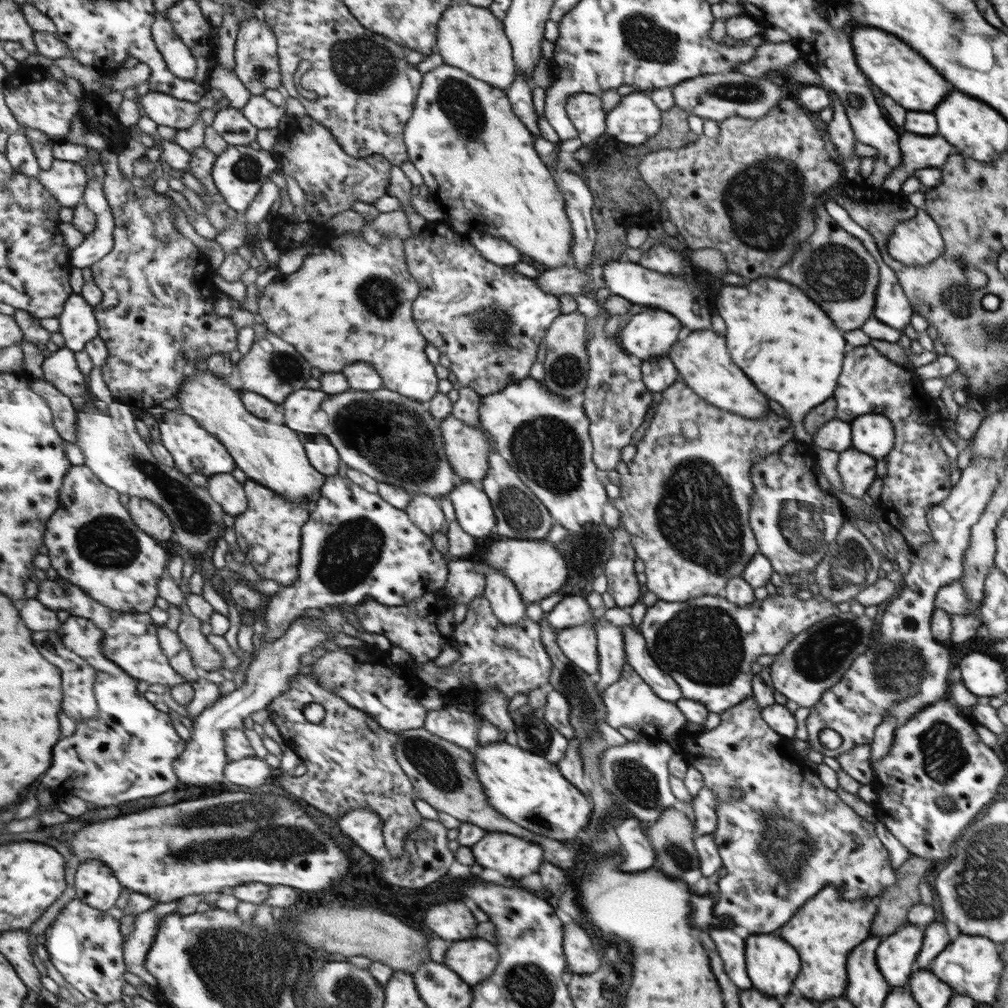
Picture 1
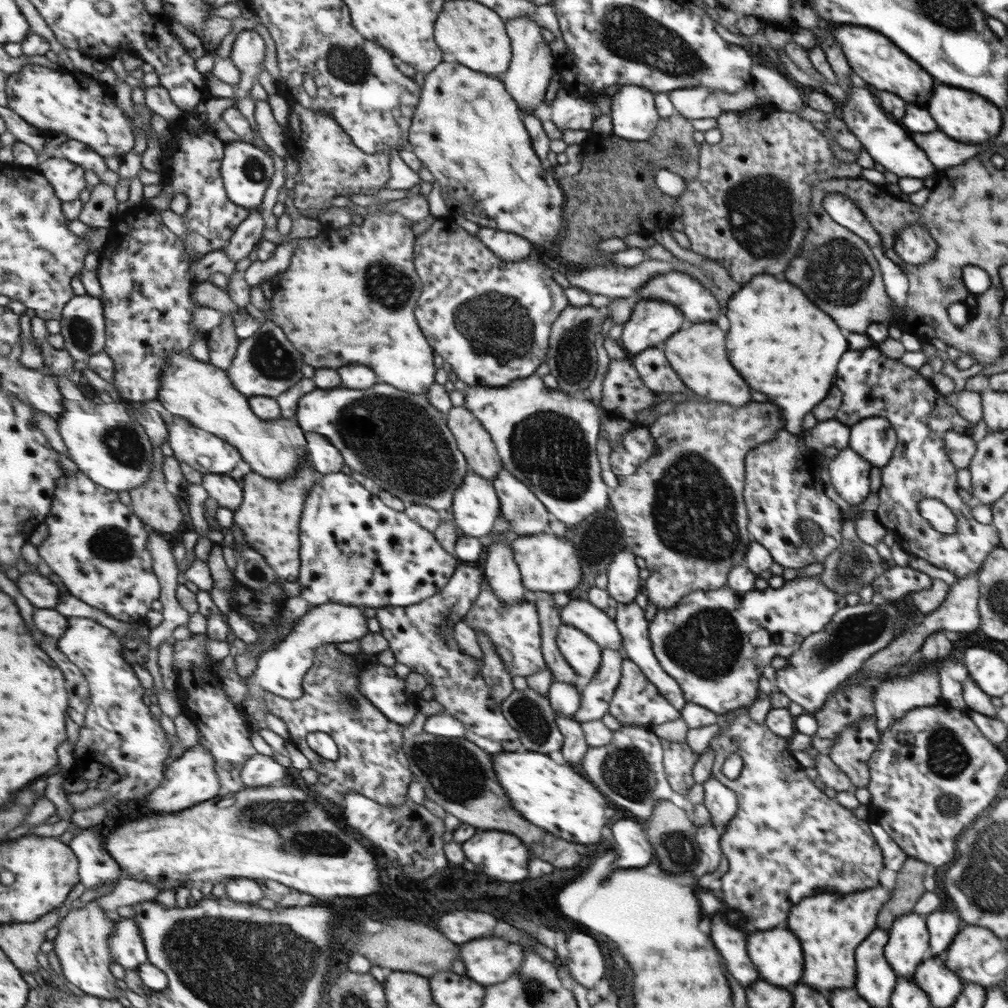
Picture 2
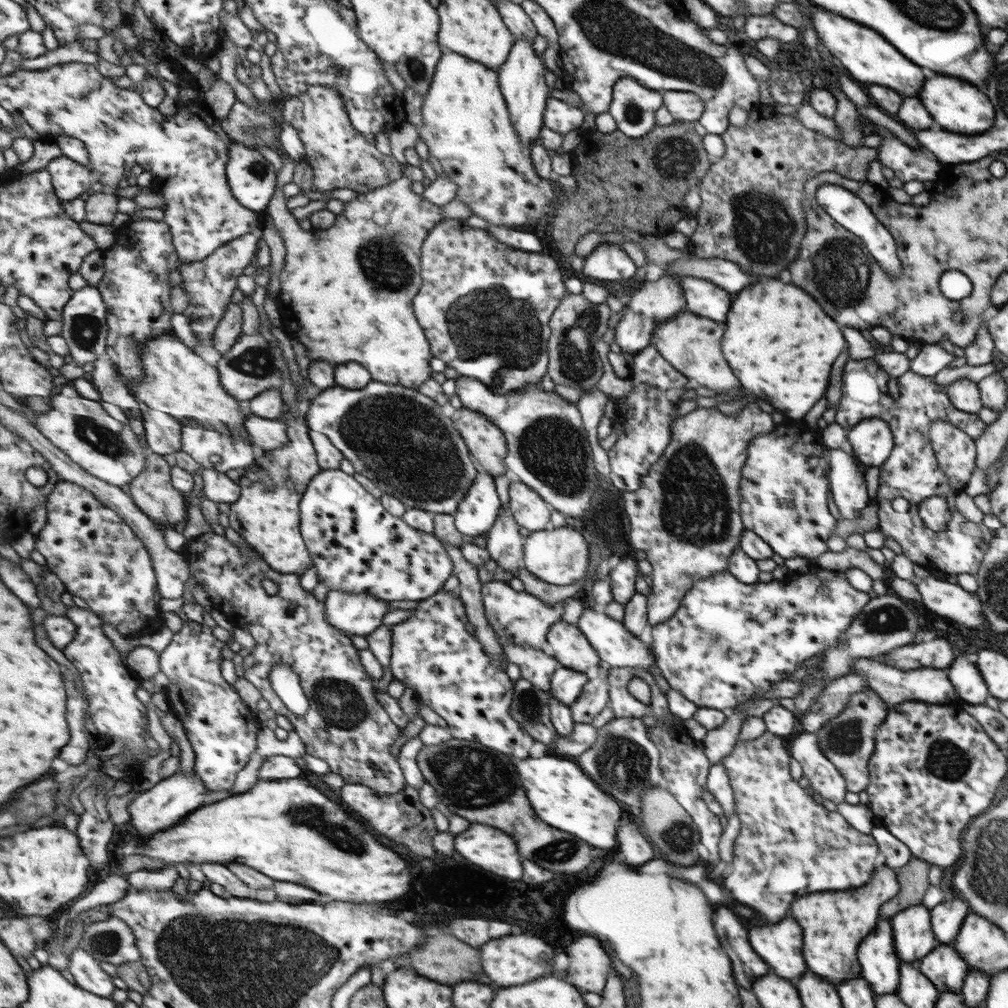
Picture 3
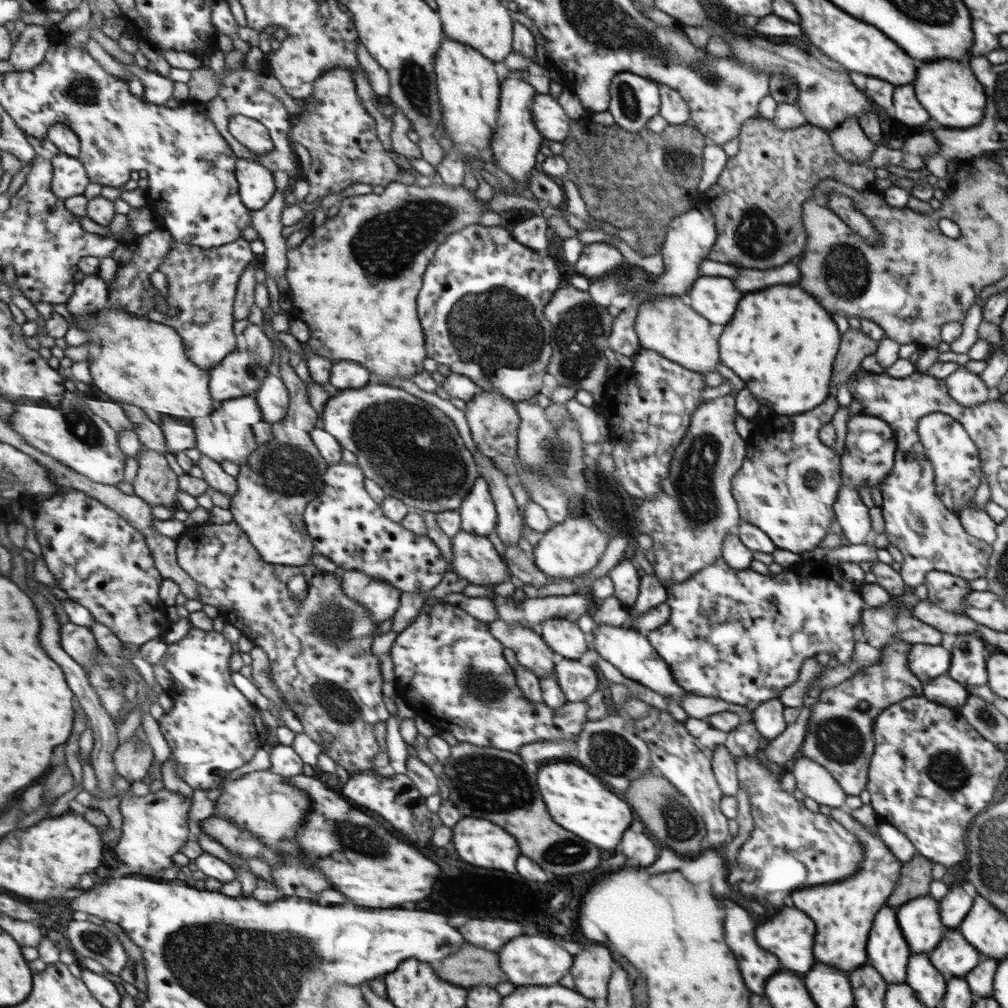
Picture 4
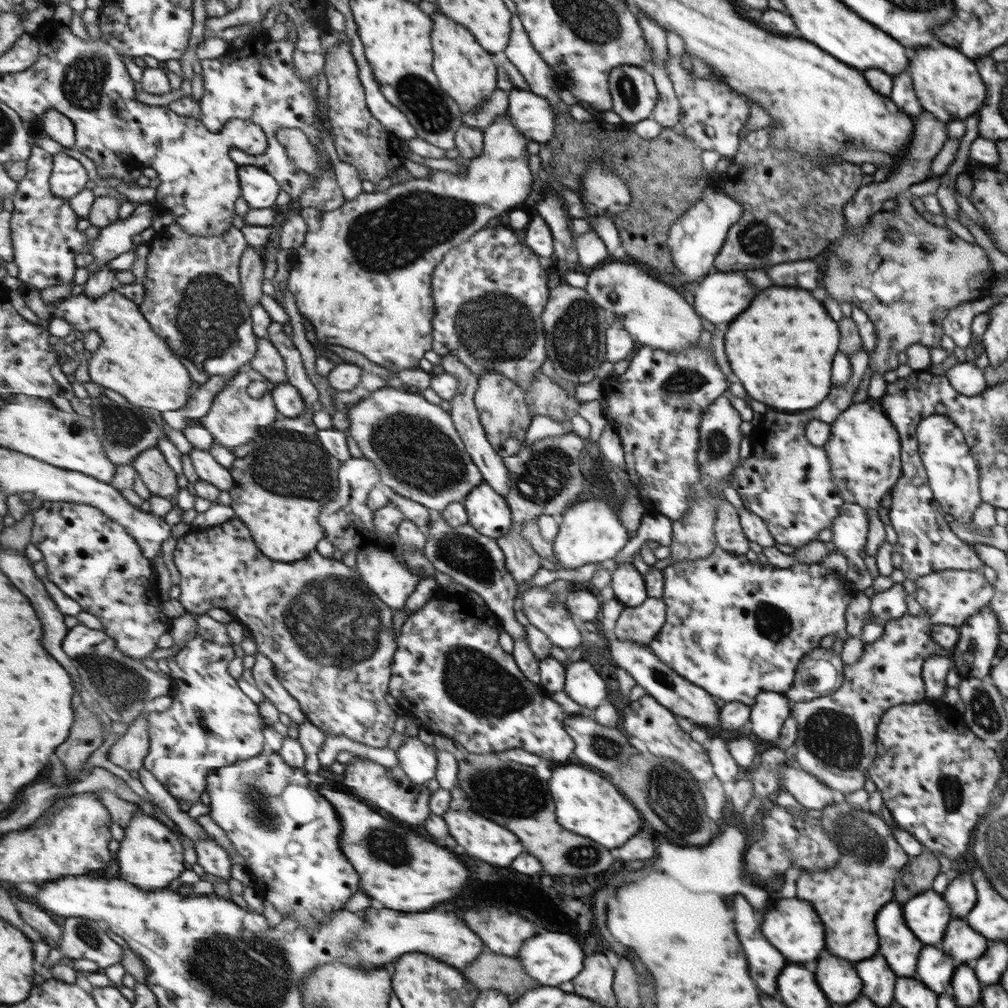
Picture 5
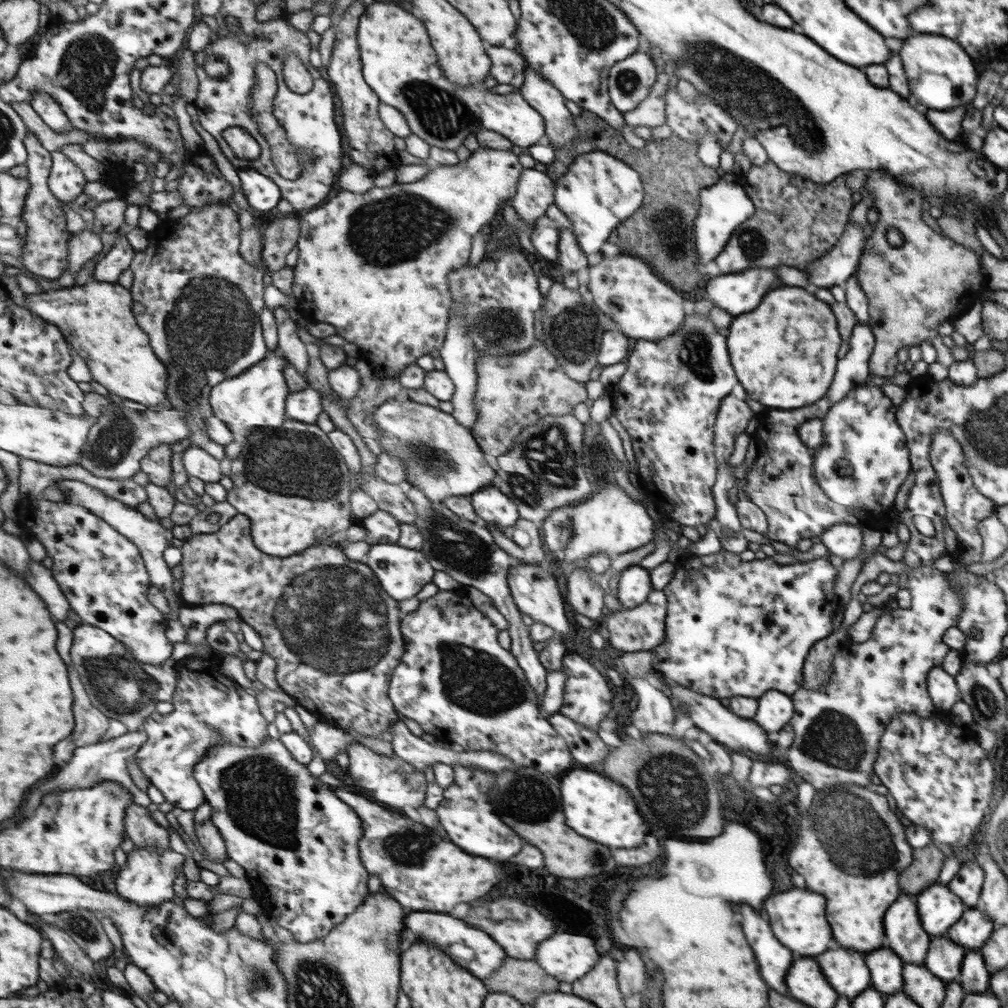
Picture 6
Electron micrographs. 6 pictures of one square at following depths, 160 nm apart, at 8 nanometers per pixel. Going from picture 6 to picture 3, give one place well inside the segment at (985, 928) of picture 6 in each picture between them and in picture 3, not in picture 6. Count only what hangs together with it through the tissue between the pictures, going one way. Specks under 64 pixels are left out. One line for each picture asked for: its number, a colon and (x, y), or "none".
3: (944, 967)
4: (953, 957)
5: (961, 942)

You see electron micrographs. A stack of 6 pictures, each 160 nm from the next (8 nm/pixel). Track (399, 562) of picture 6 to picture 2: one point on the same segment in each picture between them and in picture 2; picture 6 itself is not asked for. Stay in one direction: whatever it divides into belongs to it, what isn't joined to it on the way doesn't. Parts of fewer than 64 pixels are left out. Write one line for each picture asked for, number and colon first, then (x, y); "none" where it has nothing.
2: (282, 669)
3: (358, 614)
4: (382, 599)
5: (382, 571)

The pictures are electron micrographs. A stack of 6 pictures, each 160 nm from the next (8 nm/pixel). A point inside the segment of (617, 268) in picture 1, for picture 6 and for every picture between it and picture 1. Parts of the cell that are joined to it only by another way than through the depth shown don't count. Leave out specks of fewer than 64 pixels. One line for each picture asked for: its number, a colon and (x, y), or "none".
2: (697, 305)
3: (702, 298)
4: (715, 298)
5: (719, 298)
6: (737, 292)

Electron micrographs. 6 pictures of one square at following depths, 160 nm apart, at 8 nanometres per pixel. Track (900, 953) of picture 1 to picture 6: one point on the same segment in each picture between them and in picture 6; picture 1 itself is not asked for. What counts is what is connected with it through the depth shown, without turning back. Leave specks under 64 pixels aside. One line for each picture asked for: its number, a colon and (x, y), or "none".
2: (907, 938)
3: (915, 938)
4: (920, 917)
5: (928, 912)
6: (941, 907)

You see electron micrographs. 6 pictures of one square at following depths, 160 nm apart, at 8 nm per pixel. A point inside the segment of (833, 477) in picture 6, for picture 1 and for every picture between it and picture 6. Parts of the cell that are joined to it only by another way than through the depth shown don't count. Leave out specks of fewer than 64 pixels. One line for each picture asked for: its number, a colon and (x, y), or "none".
1: (872, 434)
2: (873, 438)
3: (870, 441)
4: (869, 444)
5: (864, 448)

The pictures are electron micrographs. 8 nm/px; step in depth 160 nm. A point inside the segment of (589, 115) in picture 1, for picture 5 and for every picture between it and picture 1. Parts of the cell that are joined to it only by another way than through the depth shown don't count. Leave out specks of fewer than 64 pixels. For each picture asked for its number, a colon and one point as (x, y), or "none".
2: (573, 113)
3: (559, 117)
4: (549, 118)
5: (532, 115)

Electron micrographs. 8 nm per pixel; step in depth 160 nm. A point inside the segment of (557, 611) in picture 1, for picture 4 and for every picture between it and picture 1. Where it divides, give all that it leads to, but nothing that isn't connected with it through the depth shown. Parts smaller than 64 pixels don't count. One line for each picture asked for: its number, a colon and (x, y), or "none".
2: (580, 614)
3: (615, 646)
4: (630, 652)

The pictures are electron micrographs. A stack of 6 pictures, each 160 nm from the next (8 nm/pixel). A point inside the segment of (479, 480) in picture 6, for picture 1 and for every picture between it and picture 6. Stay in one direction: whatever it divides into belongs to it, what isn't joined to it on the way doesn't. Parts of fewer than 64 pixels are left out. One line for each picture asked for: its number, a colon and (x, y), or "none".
1: (396, 440)
2: (403, 441)
3: (398, 437)
4: (412, 449)
5: (420, 454)

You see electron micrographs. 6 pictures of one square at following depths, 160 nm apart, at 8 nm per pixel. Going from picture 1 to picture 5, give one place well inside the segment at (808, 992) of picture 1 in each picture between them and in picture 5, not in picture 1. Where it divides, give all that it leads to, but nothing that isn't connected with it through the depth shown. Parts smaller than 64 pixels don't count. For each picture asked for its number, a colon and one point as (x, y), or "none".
2: (828, 927)
3: (833, 923)
4: (842, 911)
5: (848, 895)

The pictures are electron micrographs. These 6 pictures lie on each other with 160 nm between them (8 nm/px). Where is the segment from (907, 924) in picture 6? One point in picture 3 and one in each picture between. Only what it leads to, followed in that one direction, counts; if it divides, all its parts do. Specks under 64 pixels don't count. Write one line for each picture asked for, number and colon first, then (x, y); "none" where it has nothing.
3: (879, 966)
4: (886, 950)
5: (900, 948)

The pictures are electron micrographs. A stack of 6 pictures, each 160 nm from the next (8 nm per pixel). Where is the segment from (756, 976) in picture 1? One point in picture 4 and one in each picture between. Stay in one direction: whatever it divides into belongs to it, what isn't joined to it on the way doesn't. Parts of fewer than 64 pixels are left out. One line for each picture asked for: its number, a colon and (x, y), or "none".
2: (777, 952)
3: (780, 943)
4: (789, 934)

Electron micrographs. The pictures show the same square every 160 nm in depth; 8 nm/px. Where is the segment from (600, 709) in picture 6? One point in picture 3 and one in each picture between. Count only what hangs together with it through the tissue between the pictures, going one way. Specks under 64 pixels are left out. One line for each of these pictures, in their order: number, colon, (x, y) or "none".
3: (567, 685)
4: (576, 681)
5: (582, 684)

